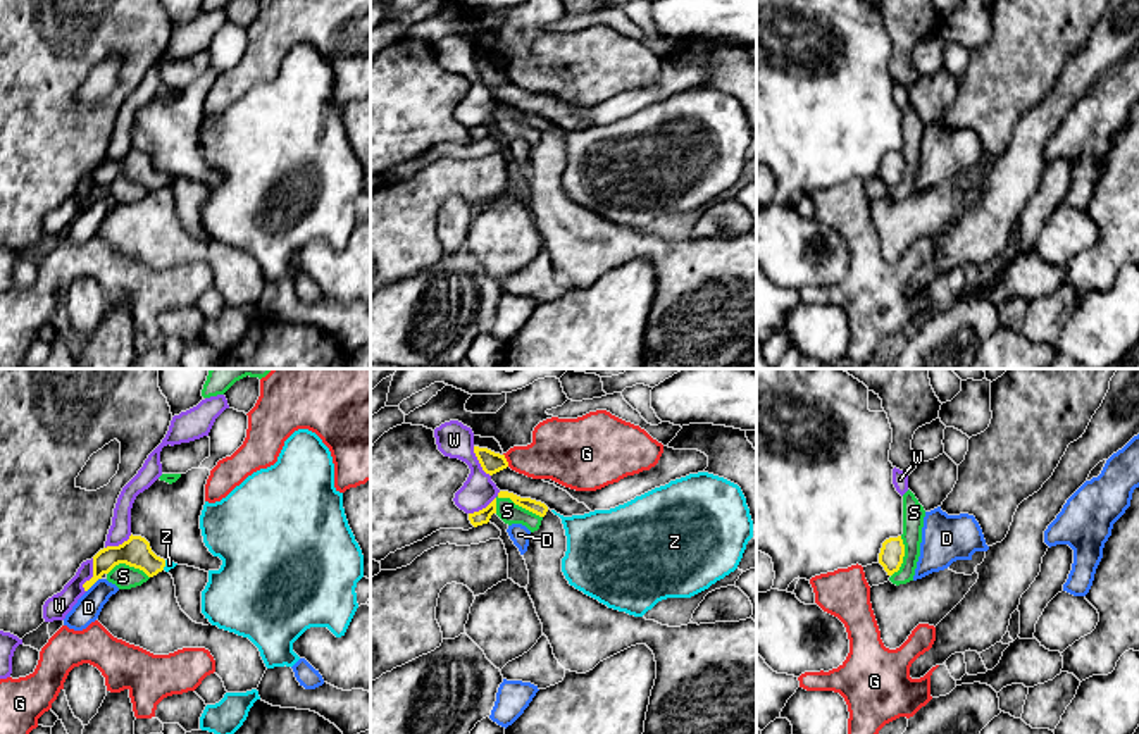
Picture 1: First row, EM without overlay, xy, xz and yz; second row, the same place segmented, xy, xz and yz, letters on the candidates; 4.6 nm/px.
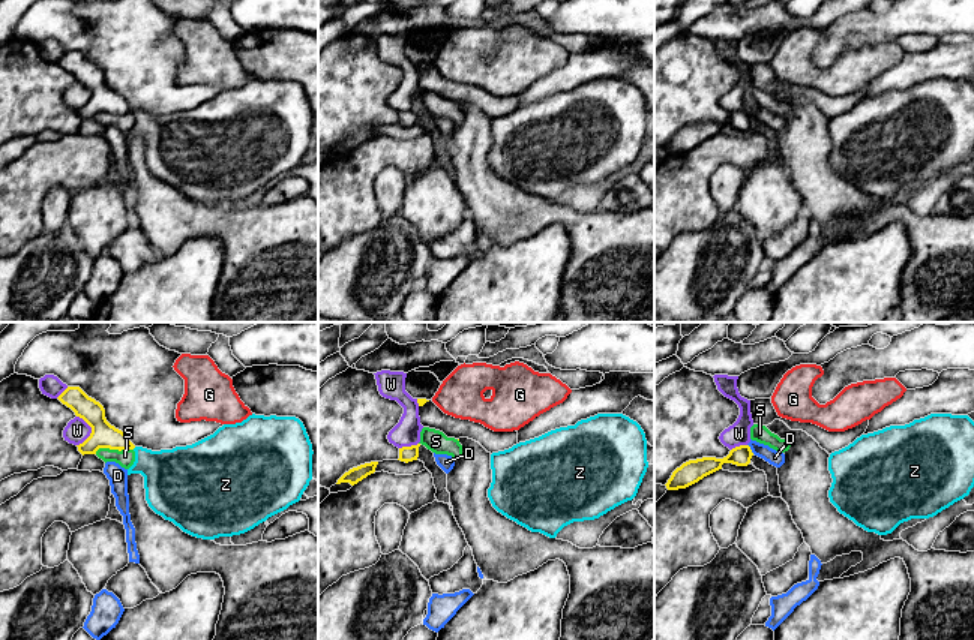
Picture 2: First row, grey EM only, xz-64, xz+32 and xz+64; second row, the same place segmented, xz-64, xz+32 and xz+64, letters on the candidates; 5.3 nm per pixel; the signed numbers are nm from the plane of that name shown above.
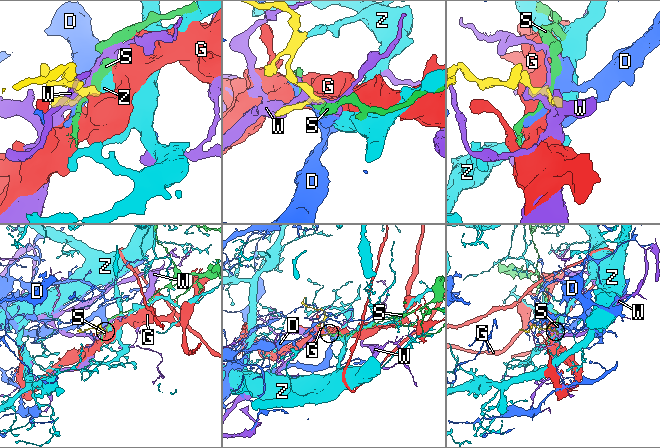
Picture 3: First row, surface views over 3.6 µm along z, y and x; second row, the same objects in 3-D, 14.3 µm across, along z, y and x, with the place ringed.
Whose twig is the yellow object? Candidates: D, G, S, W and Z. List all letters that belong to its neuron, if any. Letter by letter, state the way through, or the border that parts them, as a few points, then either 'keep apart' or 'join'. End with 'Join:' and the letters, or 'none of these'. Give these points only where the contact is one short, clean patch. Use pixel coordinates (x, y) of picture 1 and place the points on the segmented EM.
D: keep apart
G: border xz (504, 454), (509, 466); keep apart
S: border xz (495, 498), (510, 498), (541, 517); keep apart
W: keep apart
Z: way xy (135, 552), (150, 564), (164, 566), (169, 564); join
Join: Z

